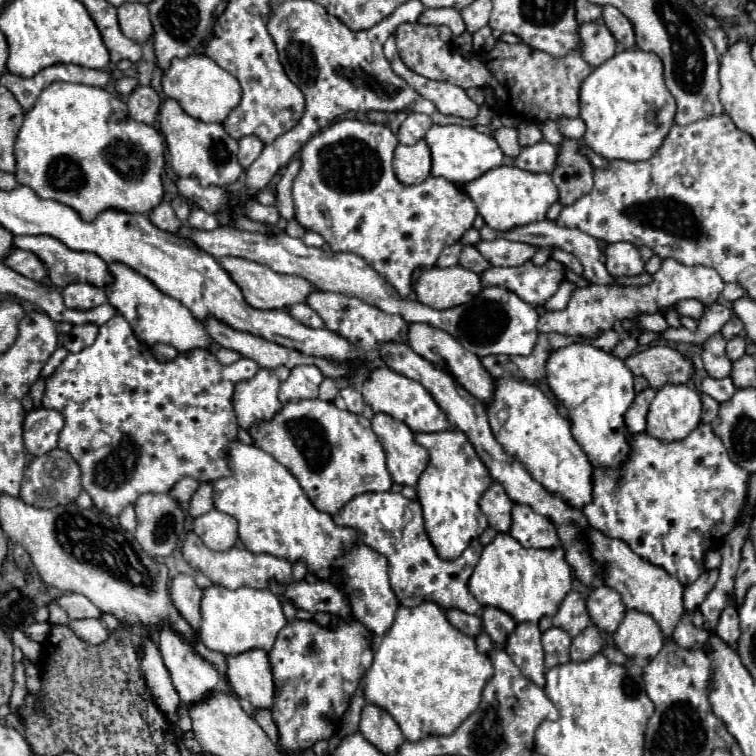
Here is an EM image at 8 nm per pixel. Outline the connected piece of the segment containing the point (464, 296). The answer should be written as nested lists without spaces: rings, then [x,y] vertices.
[[[463,266],[423,270],[415,284],[417,300],[437,310],[467,304],[479,290],[483,290],[479,274]]]

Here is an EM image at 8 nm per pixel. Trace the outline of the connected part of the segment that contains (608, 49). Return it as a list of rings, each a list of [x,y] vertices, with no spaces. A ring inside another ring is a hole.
[[[601,22],[581,24],[579,36],[581,36],[581,42],[583,42],[581,56],[593,68],[597,68],[603,62],[607,62],[617,50],[617,42],[615,42],[613,34]]]

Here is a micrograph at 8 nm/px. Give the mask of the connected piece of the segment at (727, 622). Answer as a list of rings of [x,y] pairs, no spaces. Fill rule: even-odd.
[[[731,596],[731,604],[723,610],[719,616],[719,622],[715,626],[717,636],[721,636],[725,642],[729,642],[733,648],[737,648],[737,638],[739,638],[739,616],[737,616],[737,604],[735,598]]]

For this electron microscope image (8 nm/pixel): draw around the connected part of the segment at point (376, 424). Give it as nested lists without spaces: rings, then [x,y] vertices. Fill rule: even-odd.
[[[375,414],[371,424],[387,454],[387,470],[393,482],[415,486],[419,474],[429,464],[429,452],[415,442],[415,434],[405,422],[387,414]]]

